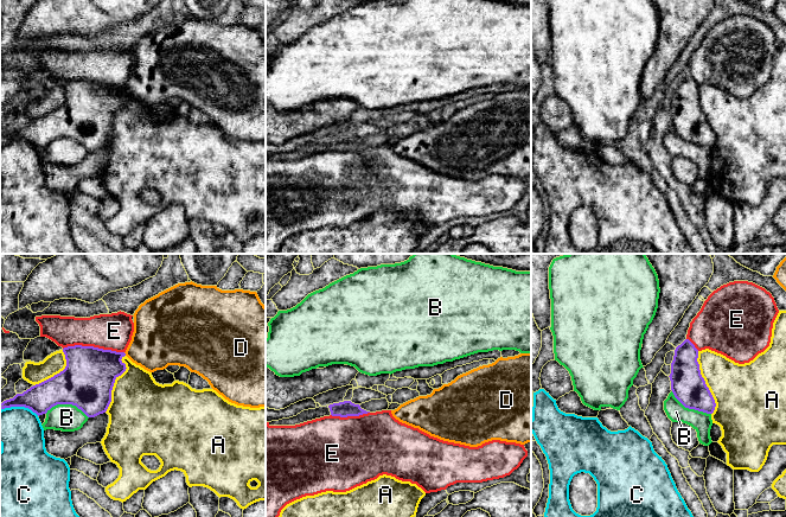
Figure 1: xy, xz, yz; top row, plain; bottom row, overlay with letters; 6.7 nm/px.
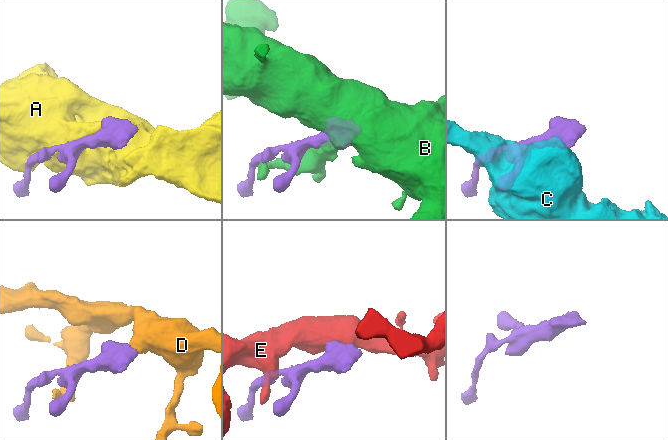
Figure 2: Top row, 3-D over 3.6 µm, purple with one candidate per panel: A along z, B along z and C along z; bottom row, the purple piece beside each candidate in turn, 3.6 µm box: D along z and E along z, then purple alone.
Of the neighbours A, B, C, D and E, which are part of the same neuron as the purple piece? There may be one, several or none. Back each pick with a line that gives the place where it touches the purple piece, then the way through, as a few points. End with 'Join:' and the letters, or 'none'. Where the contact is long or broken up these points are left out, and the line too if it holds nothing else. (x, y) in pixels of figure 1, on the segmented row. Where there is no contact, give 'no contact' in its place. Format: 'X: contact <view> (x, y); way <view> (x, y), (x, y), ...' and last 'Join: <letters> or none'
Join: none

